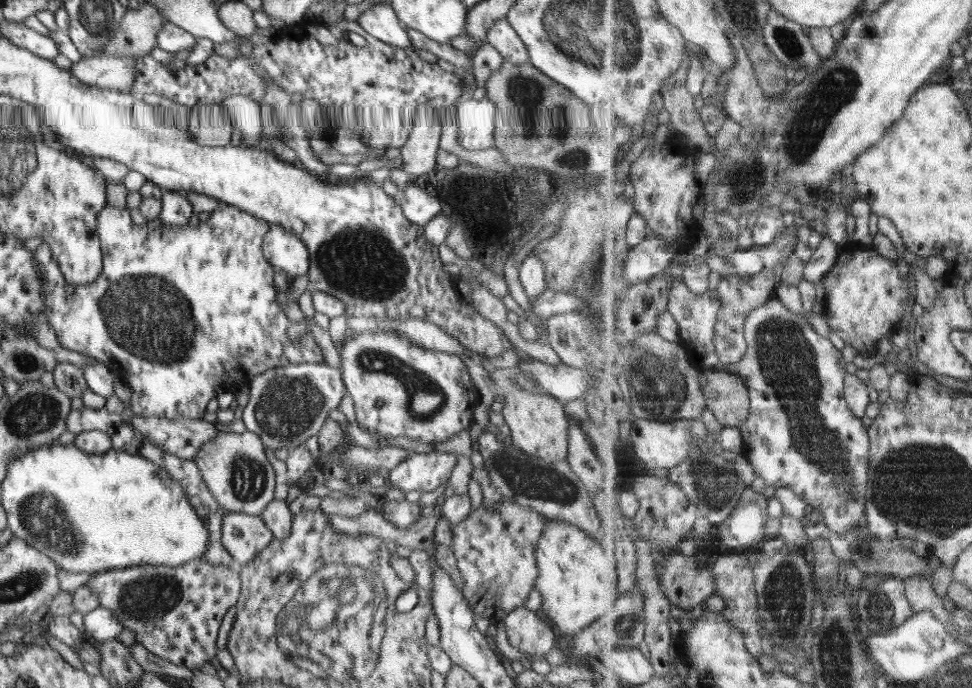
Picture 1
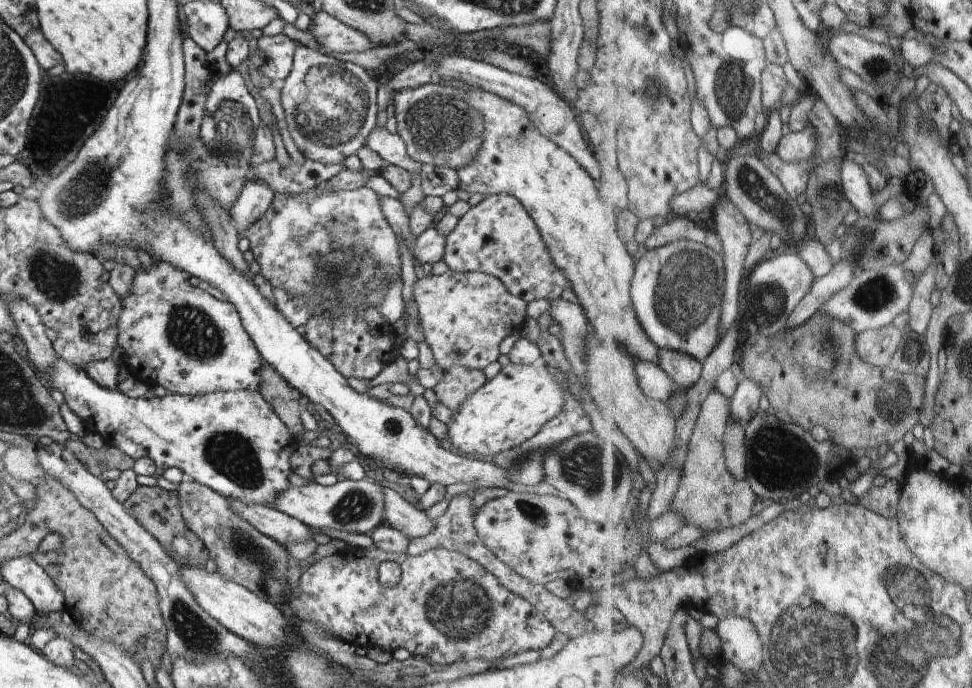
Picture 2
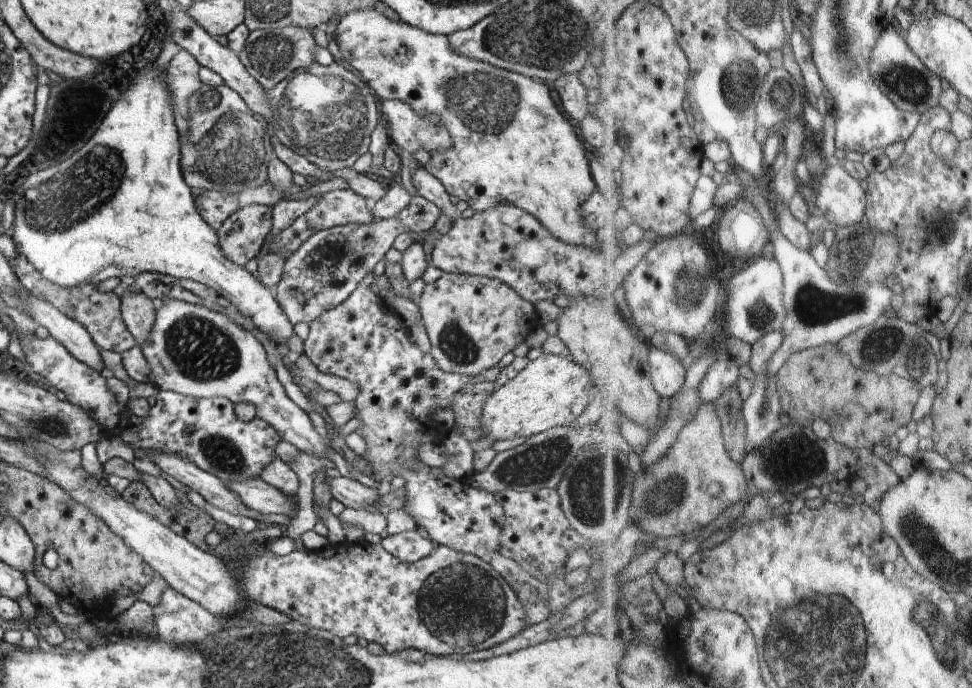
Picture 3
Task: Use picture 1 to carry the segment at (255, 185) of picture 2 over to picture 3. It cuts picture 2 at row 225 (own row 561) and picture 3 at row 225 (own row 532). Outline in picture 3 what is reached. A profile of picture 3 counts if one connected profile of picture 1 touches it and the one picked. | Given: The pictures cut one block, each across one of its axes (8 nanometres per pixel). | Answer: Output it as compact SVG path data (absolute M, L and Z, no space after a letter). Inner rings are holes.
M250 204L237 212L216 230L222 254L242 268L257 257L272 226L272 207Z

